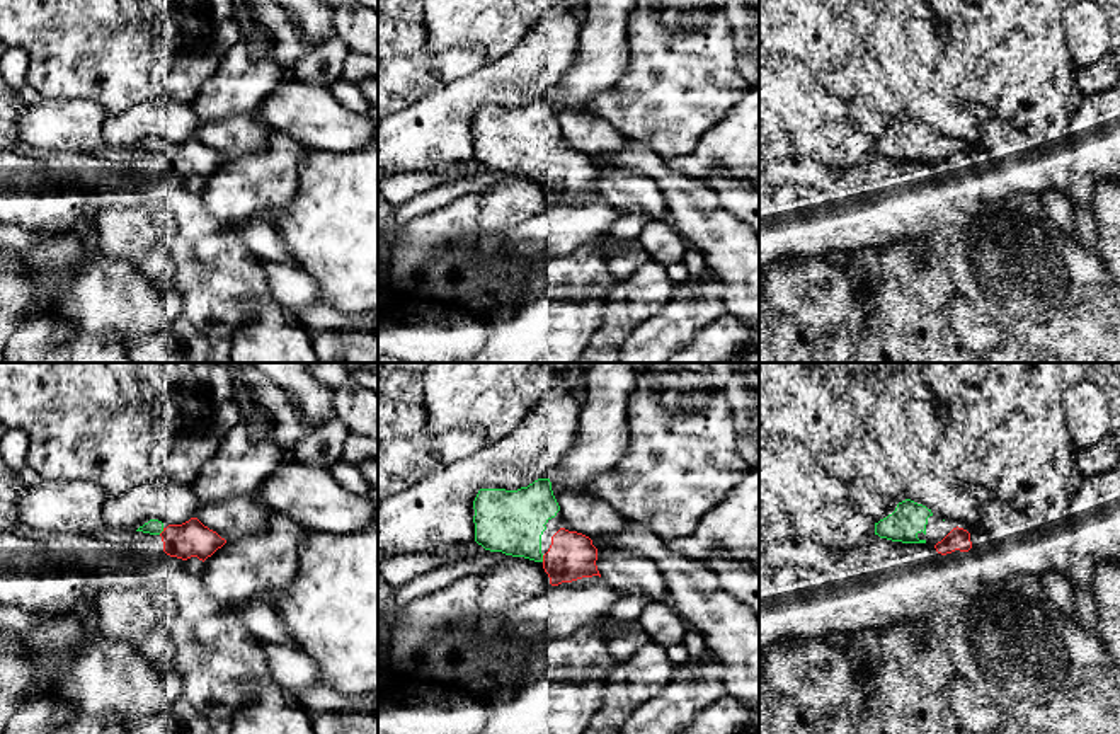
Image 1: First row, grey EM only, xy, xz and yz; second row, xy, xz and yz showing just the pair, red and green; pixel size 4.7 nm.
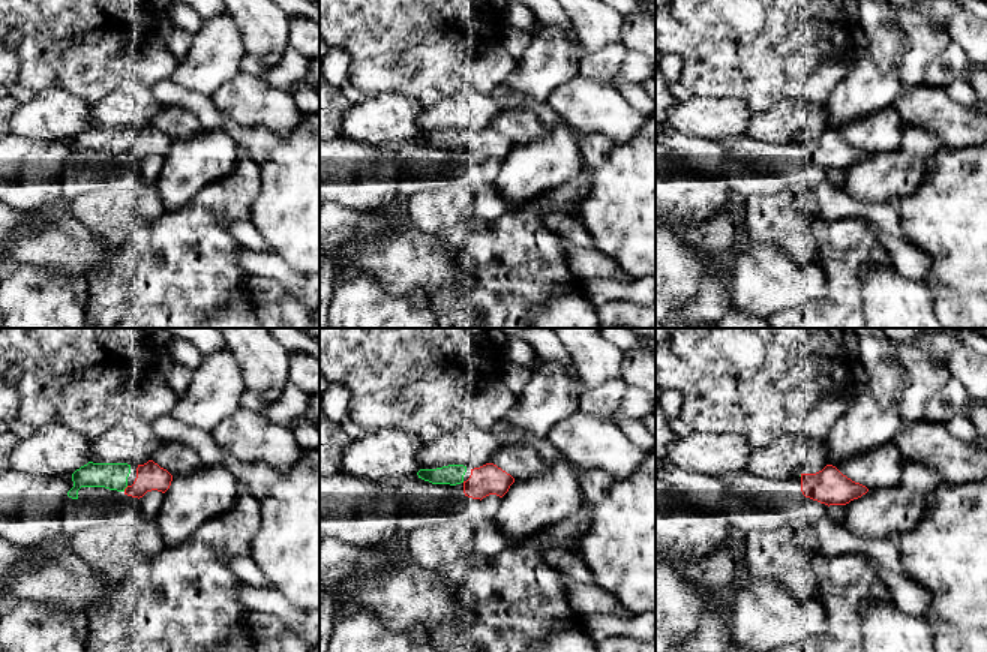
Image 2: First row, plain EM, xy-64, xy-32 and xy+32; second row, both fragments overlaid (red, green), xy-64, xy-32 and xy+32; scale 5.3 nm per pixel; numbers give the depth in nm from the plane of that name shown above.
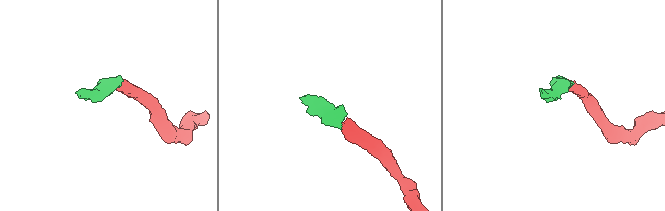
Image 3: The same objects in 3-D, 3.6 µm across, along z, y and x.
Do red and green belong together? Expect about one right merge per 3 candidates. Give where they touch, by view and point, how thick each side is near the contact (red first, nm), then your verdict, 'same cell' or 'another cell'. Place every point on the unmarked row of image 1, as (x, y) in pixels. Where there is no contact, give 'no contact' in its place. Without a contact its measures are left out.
xy (162, 150) | 170/80 nm | same cell

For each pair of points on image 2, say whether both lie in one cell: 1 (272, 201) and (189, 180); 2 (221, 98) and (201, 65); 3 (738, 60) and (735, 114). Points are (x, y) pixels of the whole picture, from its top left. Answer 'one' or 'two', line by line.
1: two
2: two
3: two

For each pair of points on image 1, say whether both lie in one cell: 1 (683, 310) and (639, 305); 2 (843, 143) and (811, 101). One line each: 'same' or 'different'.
1: different
2: same

